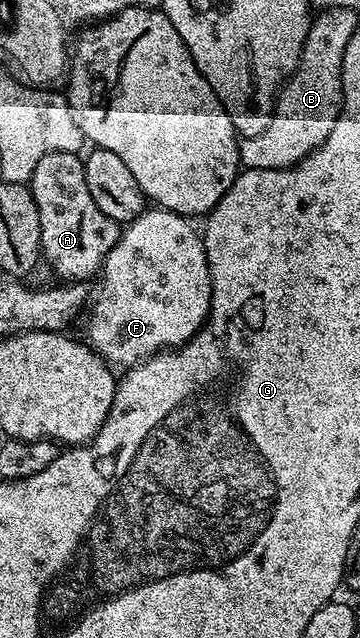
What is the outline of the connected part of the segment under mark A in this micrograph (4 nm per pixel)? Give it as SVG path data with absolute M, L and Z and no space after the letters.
M49 152L49 156L44 156L37 168L33 168L29 183L41 220L42 261L51 265L52 272L59 277L56 279L71 284L87 280L83 278L94 279L102 271L105 256L109 256L121 233L120 223L105 216L93 201L83 164L84 159L79 154Z

